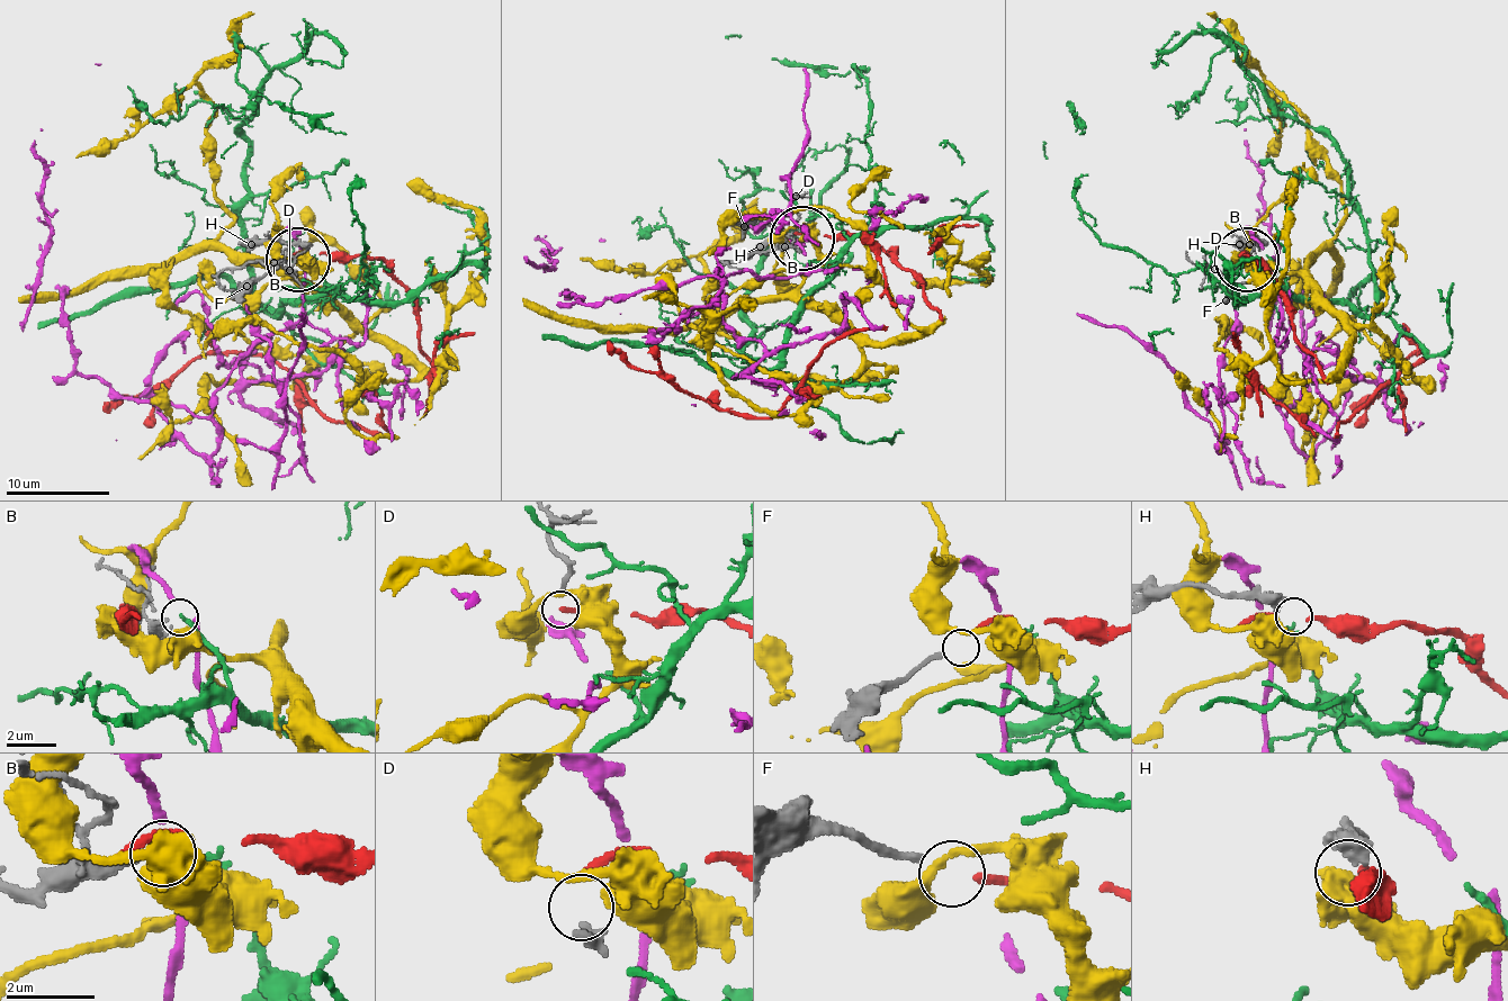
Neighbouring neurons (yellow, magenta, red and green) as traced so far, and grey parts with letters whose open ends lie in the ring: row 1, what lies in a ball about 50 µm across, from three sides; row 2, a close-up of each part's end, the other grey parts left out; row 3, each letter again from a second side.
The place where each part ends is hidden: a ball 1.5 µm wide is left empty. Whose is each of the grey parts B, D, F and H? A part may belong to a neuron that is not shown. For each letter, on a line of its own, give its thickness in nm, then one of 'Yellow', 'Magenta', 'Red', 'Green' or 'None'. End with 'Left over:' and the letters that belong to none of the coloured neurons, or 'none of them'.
B: Thickness 180 nm. Green
D: Thickness 170 nm. None
F: Thickness 170 nm. Red
H: Thickness 480 nm. None
Left over: D, H

